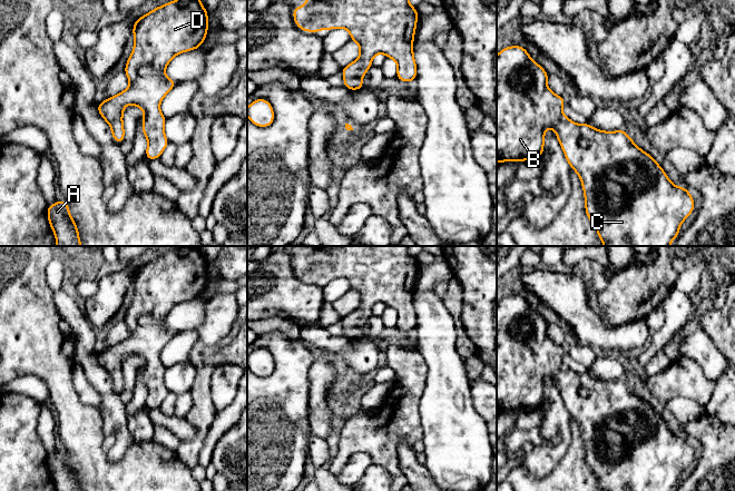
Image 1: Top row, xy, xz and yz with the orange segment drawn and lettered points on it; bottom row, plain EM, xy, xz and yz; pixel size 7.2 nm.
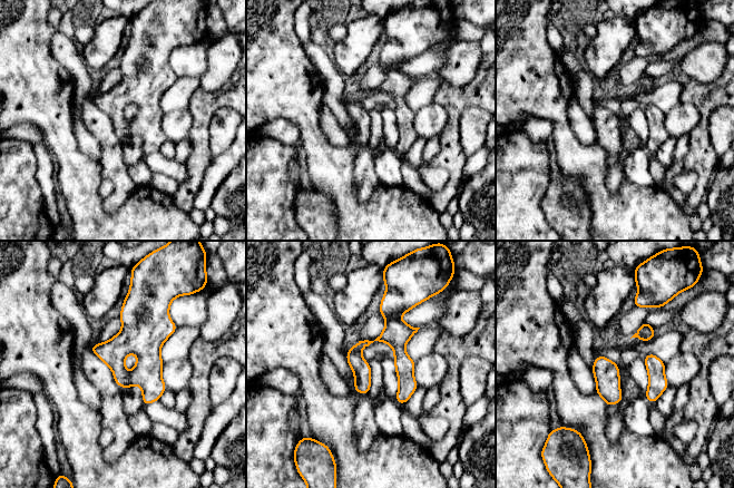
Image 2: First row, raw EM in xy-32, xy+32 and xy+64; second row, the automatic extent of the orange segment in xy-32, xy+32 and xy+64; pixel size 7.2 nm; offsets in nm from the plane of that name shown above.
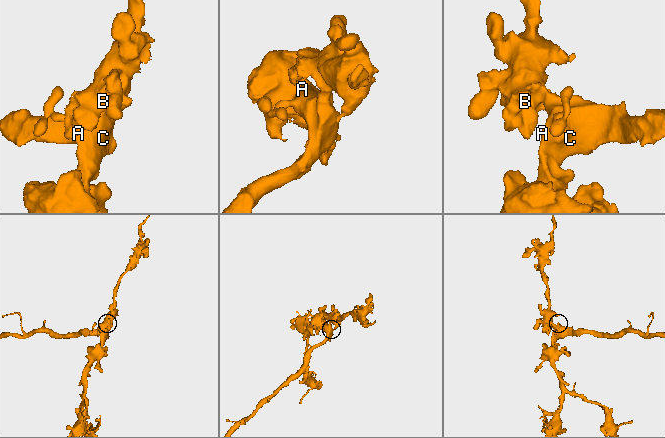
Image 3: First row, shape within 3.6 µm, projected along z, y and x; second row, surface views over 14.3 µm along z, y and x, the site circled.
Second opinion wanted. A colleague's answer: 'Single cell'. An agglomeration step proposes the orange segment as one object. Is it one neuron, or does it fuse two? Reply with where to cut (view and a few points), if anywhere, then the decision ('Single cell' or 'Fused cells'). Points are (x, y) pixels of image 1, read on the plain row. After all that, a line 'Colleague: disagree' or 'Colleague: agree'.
No split. Single cell
Colleague: agree

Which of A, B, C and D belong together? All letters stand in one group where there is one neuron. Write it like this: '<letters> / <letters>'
A B C D

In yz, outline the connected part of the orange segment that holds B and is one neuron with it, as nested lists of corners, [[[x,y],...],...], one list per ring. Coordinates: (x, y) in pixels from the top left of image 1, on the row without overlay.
[[[510,295],[503,297],[497,304],[497,411],[503,412],[518,410],[521,412],[528,409],[542,406],[545,379],[553,377],[570,418],[574,419],[580,426],[586,452],[585,461],[589,470],[595,474],[598,487],[601,491],[672,491],[674,488],[677,488],[682,472],[694,461],[694,448],[689,443],[688,439],[675,435],[668,429],[660,414],[657,413],[649,403],[637,396],[631,386],[626,384],[626,379],[608,382],[598,380],[591,376],[588,372],[578,374],[566,366],[562,363],[562,355],[566,351],[566,346],[557,345],[547,336],[548,326],[549,324],[545,321],[545,318],[533,311],[527,299],[521,295]]]

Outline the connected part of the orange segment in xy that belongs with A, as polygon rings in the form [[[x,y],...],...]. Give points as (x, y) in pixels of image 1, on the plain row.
[[[56,450],[53,454],[47,456],[47,464],[57,491],[80,491],[77,473],[70,465],[66,450]]]

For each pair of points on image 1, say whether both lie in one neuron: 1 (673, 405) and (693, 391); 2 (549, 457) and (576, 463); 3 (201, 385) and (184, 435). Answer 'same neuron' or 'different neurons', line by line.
1: different neurons
2: different neurons
3: different neurons

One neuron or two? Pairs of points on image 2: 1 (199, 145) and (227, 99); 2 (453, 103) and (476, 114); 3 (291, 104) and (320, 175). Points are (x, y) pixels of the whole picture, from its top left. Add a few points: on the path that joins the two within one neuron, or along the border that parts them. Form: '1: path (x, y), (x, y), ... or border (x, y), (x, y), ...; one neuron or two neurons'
1: path (199, 132), (202, 117), (214, 105); one neuron
2: border (468, 106), (460, 117), (459, 134); two neurons
3: path (309, 122), (312, 138), (320, 153), (320, 157); one neuron

